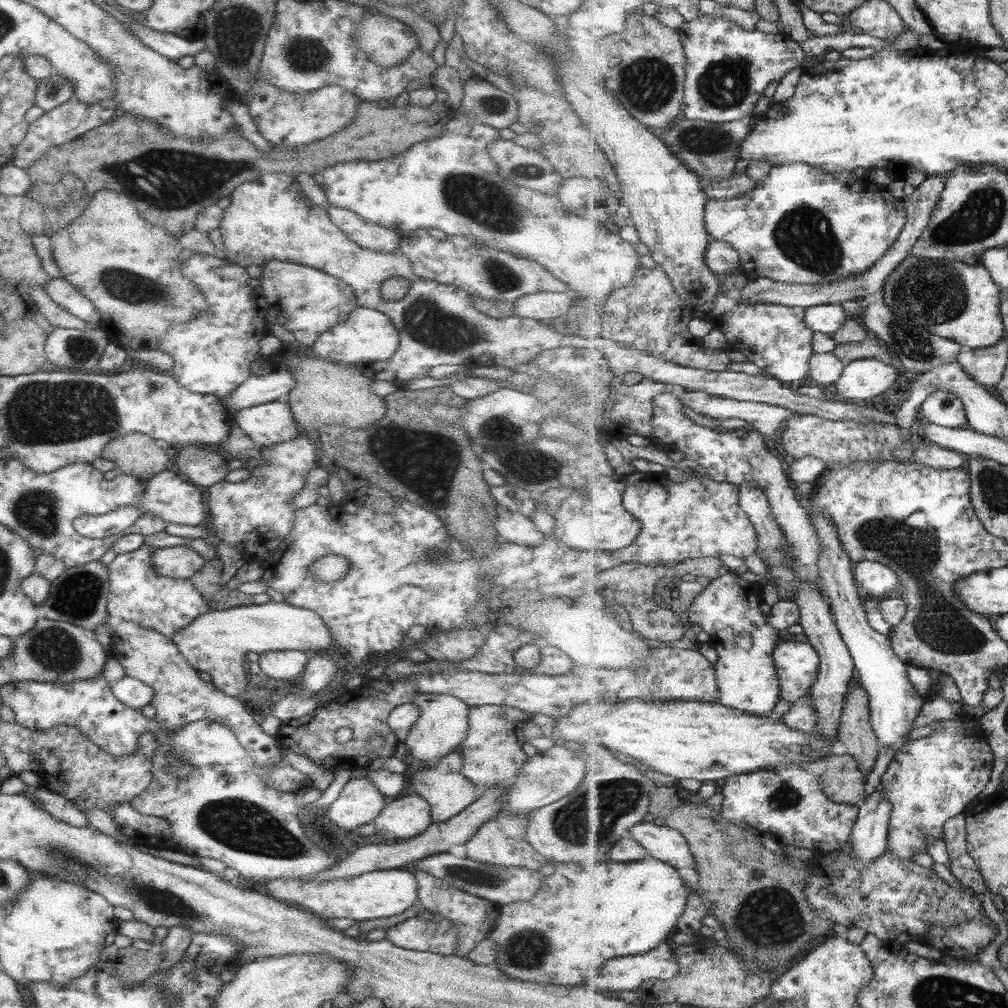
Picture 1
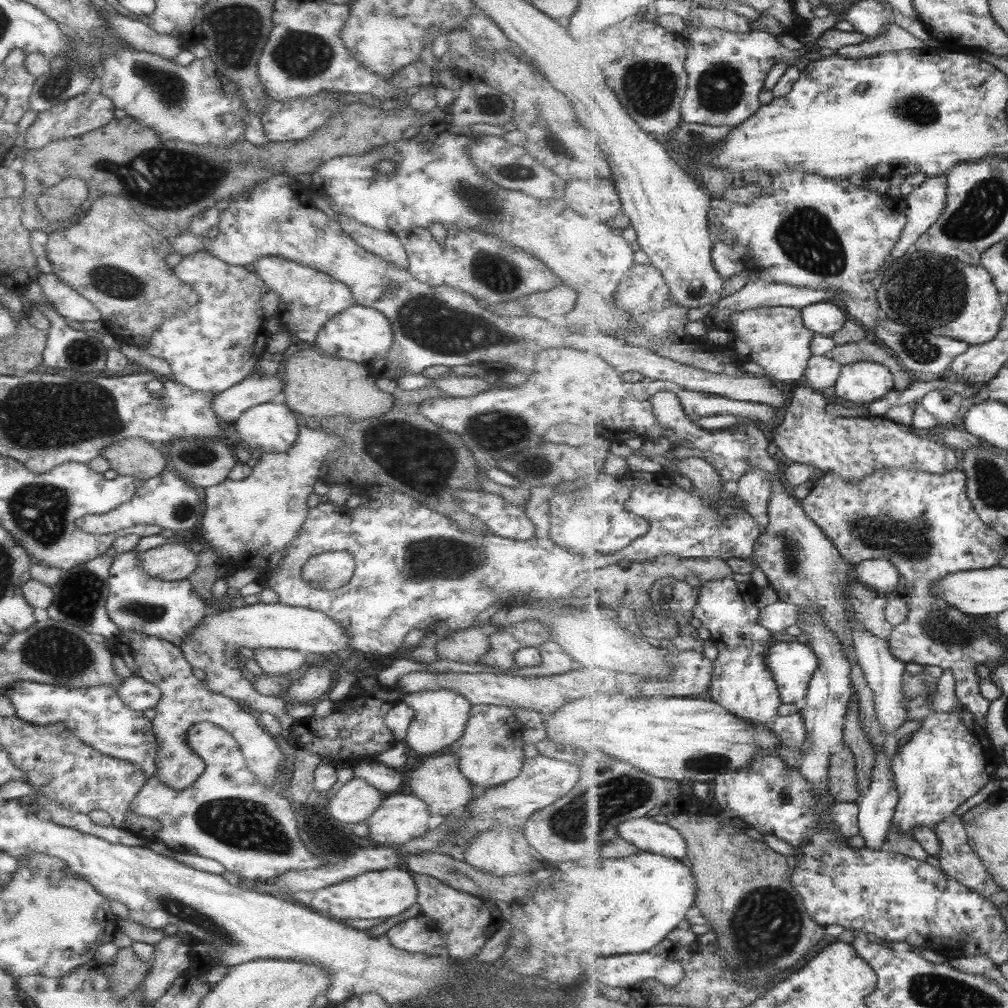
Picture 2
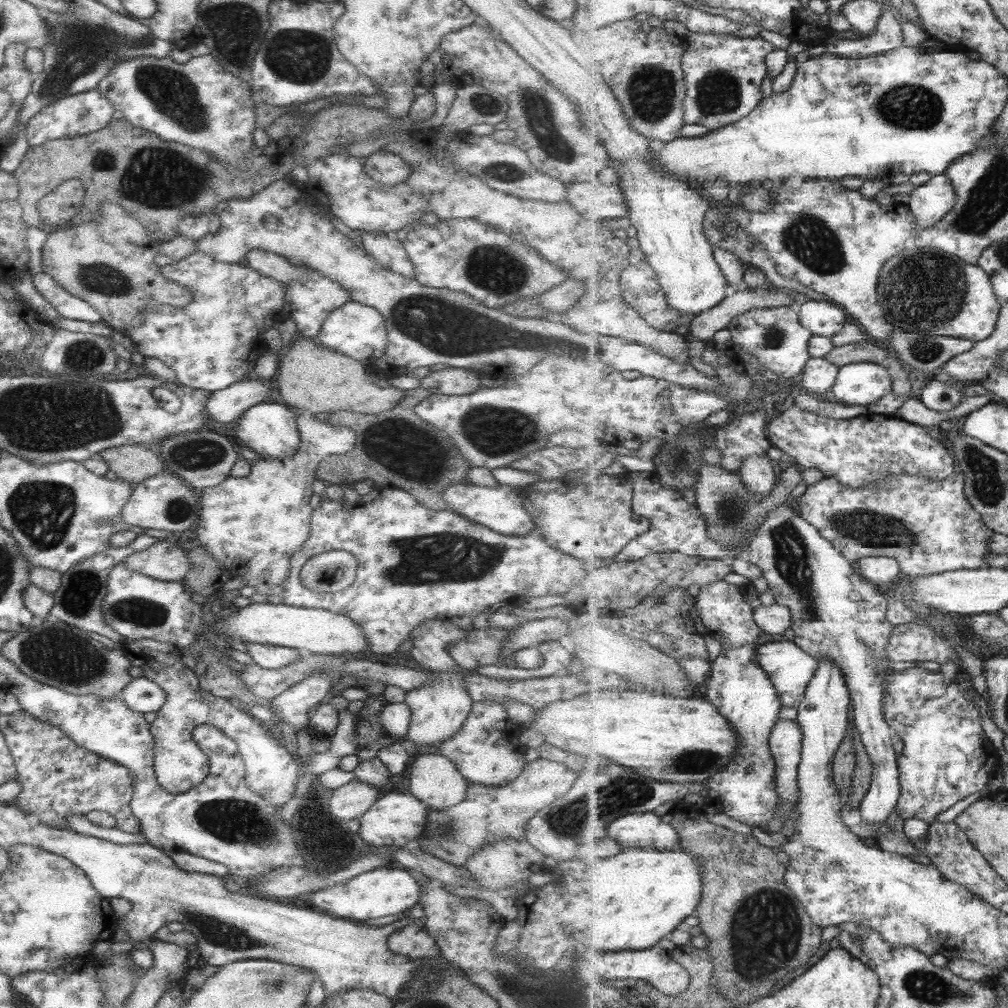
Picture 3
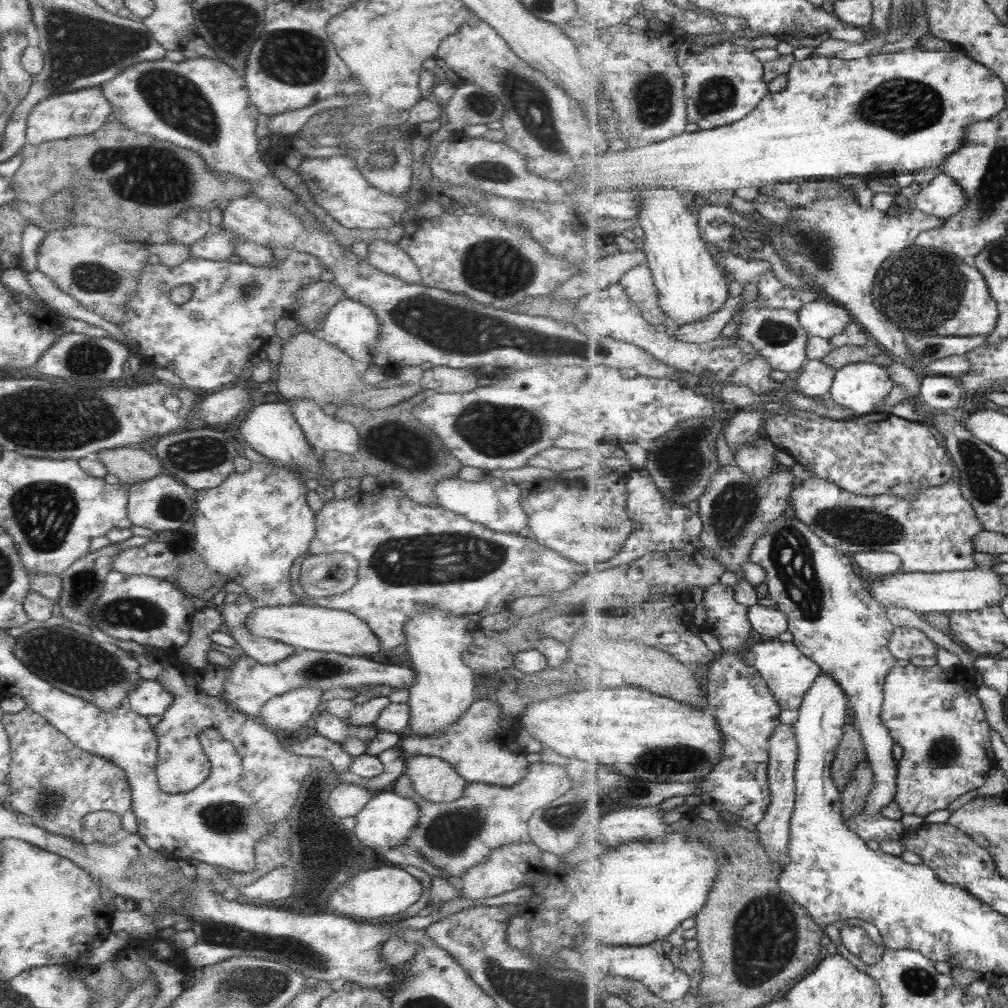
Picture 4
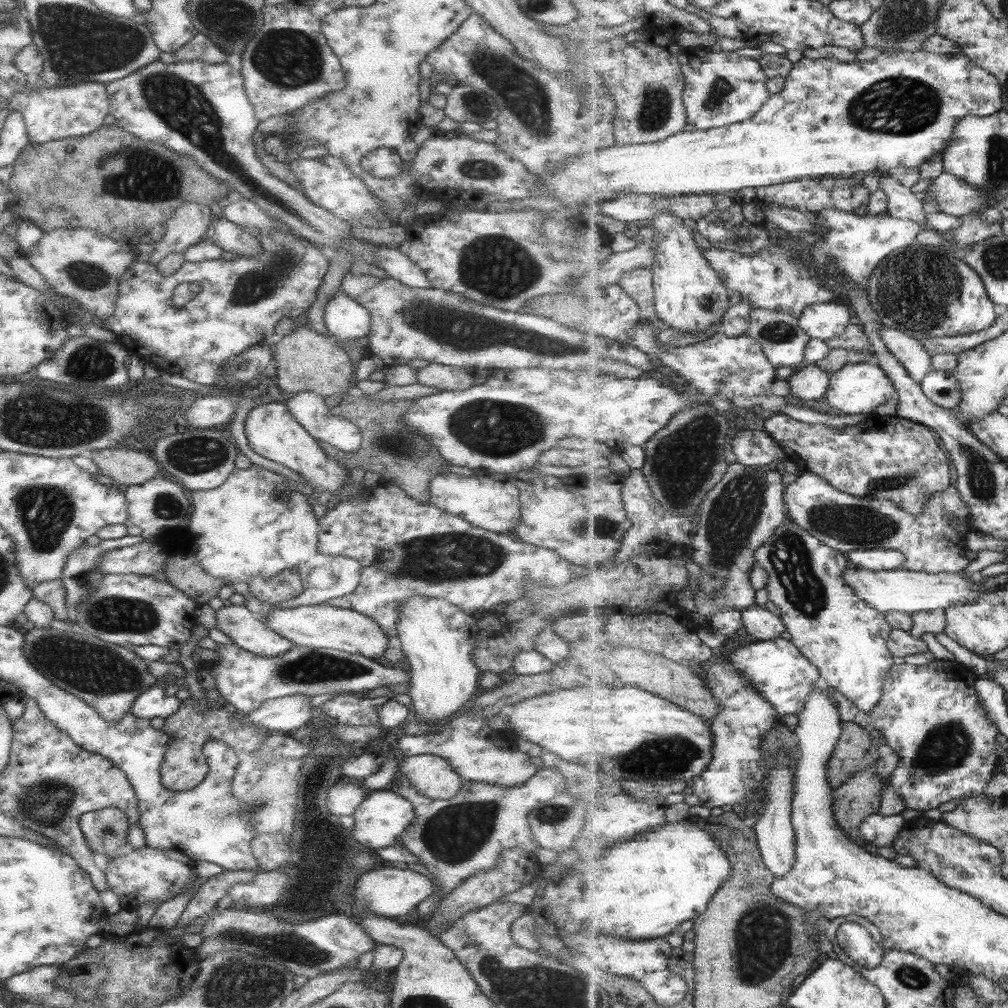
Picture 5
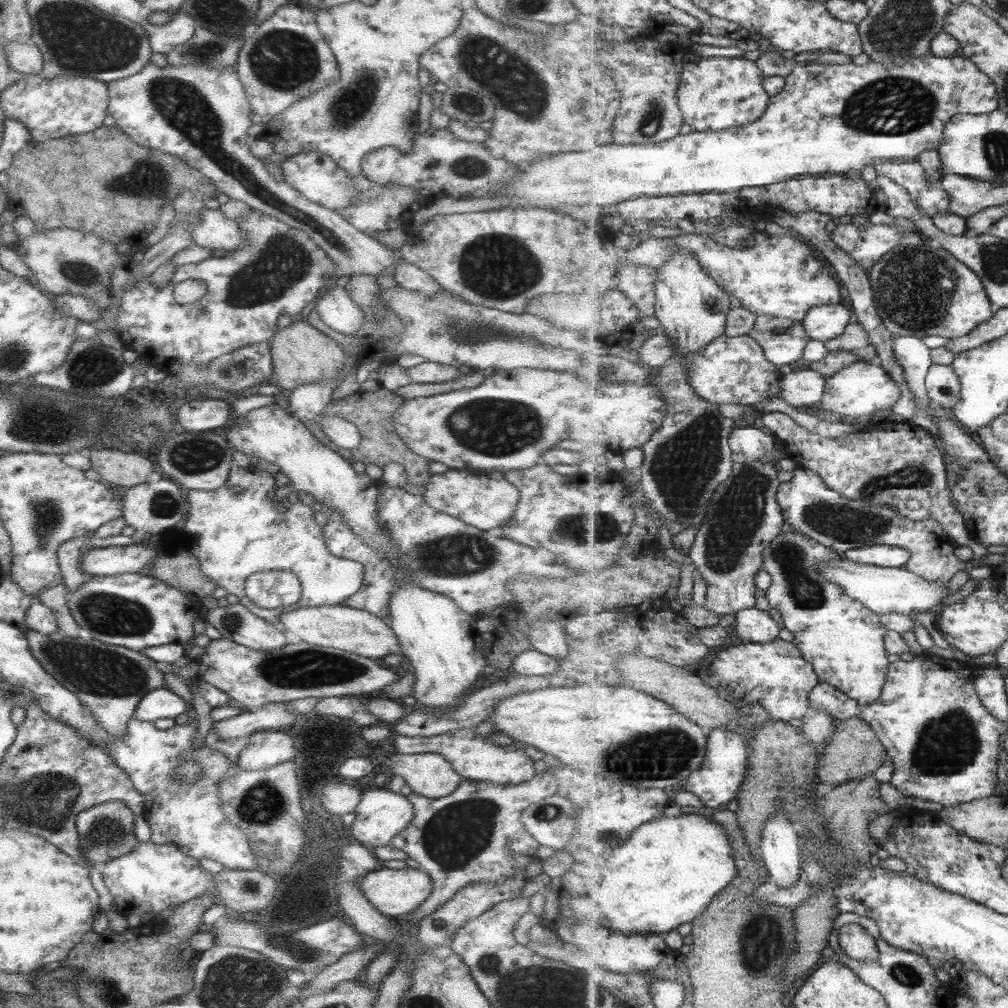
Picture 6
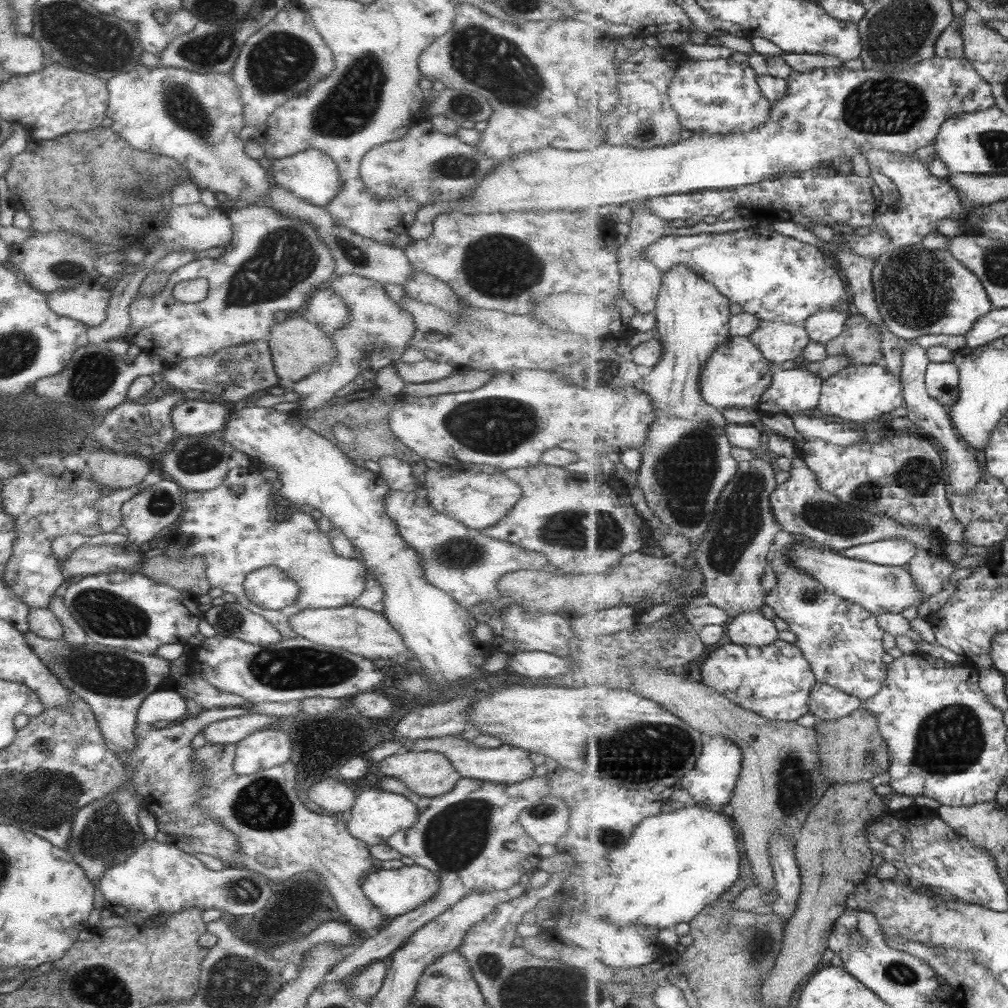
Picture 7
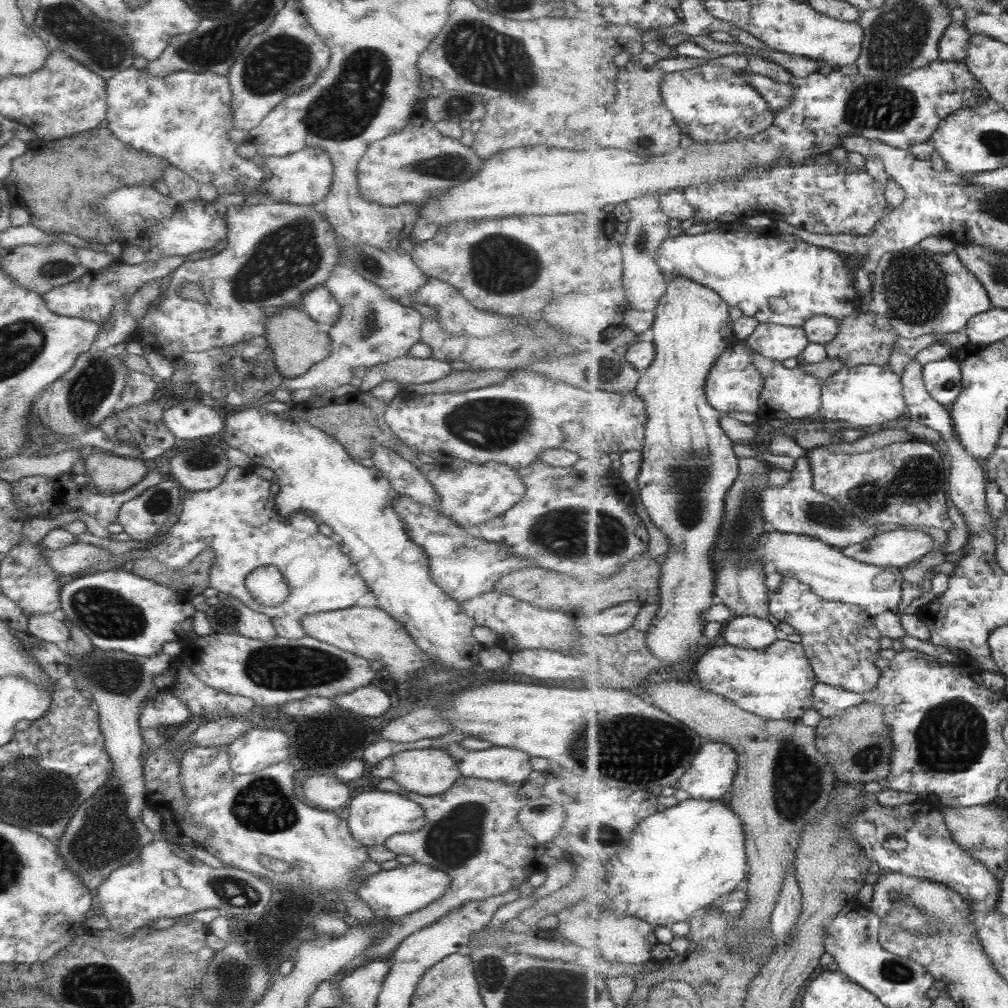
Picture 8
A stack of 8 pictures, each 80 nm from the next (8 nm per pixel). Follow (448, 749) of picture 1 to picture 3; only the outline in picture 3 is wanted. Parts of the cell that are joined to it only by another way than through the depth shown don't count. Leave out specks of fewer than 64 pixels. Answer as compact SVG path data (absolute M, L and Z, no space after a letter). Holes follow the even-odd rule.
M424 620L421 624L417 625L417 628L413 628L413 631L409 632L409 638L411 639L411 658L416 663L417 668L421 671L426 671L432 678L432 681L418 686L417 689L408 690L405 693L404 703L409 707L410 717L409 726L406 733L403 736L404 741L411 750L425 749L425 752L429 752L434 744L447 740L465 720L465 716L470 711L472 700L462 683L460 676L465 673L463 670L459 670L458 666L454 663L454 660L449 656L448 648L459 641L463 641L467 637L467 631L459 628L451 621L444 620Z

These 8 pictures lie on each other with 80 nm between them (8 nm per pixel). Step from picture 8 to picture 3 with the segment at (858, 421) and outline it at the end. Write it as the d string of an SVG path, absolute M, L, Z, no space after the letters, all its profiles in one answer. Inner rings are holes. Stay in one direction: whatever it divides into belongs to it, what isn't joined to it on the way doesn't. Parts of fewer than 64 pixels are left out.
M871 361L846 364L833 385L836 401L847 406L869 406L893 390L887 368Z

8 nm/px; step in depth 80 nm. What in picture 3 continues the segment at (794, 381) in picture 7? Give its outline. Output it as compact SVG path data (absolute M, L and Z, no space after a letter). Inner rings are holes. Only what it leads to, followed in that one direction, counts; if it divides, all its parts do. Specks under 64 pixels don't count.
M811 357L794 388L803 388L810 394L822 396L827 390L832 390L839 371L840 367L826 358Z

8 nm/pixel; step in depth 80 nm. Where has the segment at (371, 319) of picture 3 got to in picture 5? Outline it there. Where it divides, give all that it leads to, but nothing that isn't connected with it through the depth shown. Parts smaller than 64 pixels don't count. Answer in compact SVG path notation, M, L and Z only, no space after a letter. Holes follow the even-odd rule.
M338 290L323 306L323 326L333 340L353 340L366 336L370 316L366 308Z

